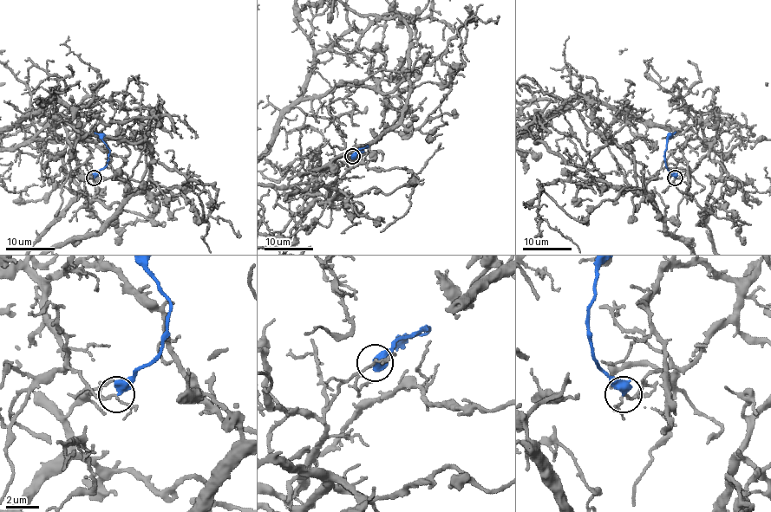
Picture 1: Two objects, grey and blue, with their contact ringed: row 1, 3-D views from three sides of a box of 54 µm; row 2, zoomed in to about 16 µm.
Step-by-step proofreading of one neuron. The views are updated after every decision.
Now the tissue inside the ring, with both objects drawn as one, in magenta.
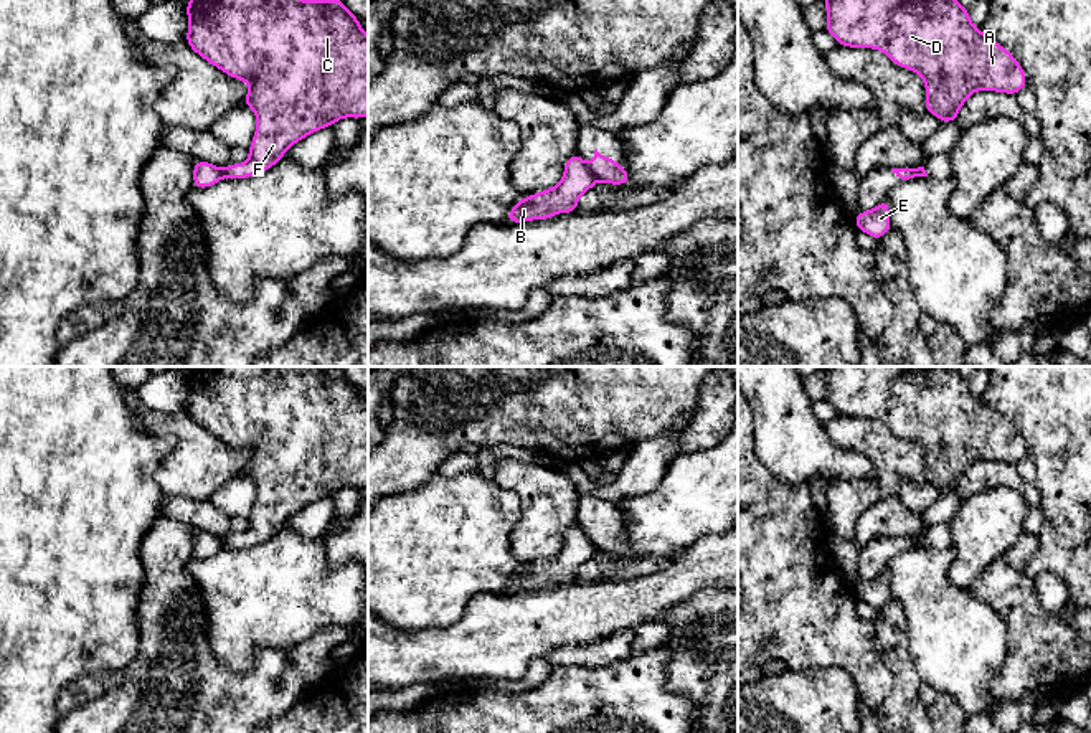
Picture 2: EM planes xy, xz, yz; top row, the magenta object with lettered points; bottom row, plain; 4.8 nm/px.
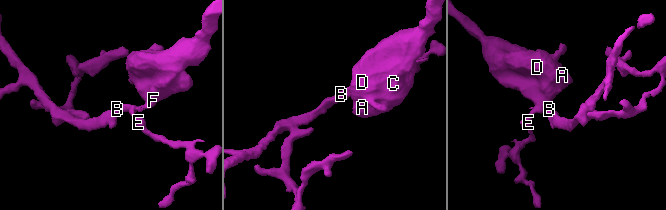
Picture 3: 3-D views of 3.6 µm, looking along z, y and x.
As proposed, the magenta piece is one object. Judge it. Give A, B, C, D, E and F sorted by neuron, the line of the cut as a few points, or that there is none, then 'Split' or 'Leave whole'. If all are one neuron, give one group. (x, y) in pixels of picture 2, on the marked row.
Groups: A C D F / B E. Split along xy (221, 169), (225, 177). Split

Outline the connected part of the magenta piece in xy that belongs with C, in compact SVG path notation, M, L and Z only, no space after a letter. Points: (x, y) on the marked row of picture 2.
M190 0L185 8L188 46L224 74L249 83L243 102L256 114L257 127L248 149L249 158L228 163L223 168L224 178L259 175L307 135L343 117L361 121L368 116L368 35L342 0Z

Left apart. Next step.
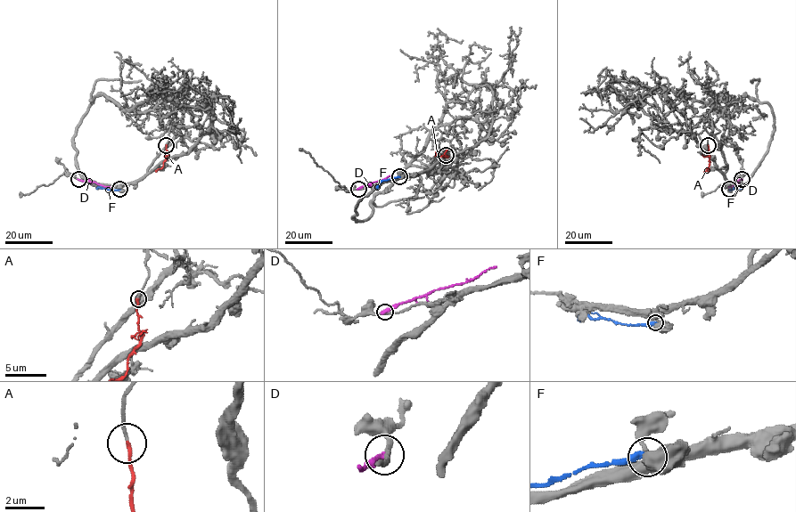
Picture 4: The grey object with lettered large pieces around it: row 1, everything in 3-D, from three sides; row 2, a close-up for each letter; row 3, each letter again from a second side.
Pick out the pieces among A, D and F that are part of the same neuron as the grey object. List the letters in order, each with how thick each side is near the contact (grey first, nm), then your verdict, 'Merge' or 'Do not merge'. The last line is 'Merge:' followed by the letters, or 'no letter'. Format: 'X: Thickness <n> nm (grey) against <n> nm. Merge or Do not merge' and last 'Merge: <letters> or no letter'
A: Thickness 170 nm (grey) against 180 nm. Merge
D: Thickness 220 nm (grey) against 340 nm. Do not merge
F: Thickness 440 nm (grey) against 360 nm. Do not merge
Merge: A

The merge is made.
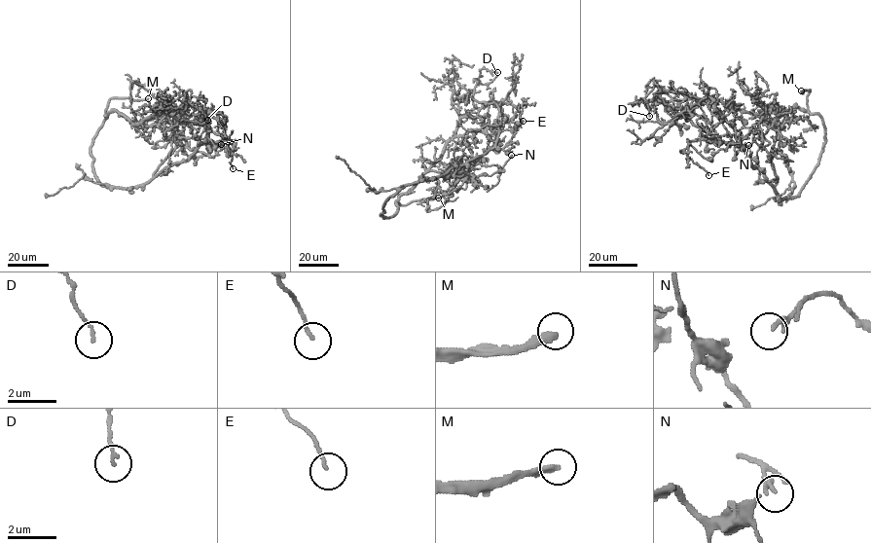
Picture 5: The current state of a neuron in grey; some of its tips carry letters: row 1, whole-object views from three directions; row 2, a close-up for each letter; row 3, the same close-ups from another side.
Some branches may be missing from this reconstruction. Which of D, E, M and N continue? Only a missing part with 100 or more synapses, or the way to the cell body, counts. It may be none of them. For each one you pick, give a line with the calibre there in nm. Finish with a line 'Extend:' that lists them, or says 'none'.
Extend: none

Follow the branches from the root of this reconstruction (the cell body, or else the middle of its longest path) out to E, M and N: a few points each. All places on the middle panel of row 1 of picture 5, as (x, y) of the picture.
E: (482, 156), (494, 147), (502, 149), (511, 138), (521, 122), (519, 107), (524, 103), (520, 115), (523, 121)
M: (482, 156), (496, 143), (492, 135), (469, 130), (453, 137), (440, 157), (396, 202), (407, 205), (438, 198)
N: (482, 156), (453, 166), (444, 177), (457, 172), (490, 175), (502, 170), (511, 155)

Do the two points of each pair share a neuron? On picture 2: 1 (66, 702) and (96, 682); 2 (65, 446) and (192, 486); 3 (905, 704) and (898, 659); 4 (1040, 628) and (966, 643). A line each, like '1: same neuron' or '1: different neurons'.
1: same neuron
2: different neurons
3: same neuron
4: different neurons

